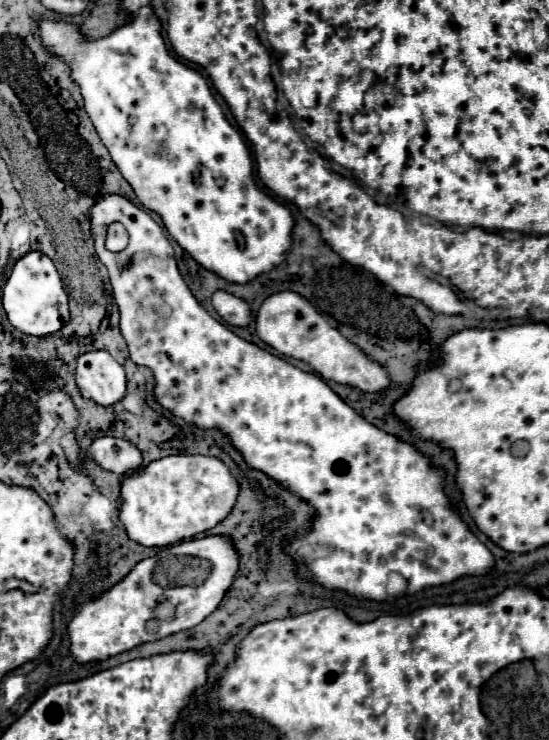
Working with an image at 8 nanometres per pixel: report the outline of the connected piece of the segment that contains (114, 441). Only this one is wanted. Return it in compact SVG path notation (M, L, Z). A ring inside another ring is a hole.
M98 438L90 446L92 460L104 470L126 474L142 468L142 452L130 442L122 438Z

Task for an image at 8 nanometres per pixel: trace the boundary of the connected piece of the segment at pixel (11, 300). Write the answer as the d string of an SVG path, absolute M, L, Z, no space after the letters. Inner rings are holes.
M42 252L24 254L12 268L12 274L4 286L4 310L14 328L30 336L46 336L64 326L70 318L68 294L64 290L62 278L52 264L52 260Z

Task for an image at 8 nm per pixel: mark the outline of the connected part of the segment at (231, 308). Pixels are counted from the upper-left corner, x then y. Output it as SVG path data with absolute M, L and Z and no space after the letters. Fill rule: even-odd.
M220 290L220 294L212 296L212 306L214 310L220 314L220 318L230 324L230 326L248 326L252 322L252 308L246 300L228 294L224 290Z

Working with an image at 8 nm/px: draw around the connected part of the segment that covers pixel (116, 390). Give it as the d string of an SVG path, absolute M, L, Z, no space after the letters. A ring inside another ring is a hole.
M94 350L78 357L76 384L82 396L100 406L112 406L126 392L124 368L104 350Z

